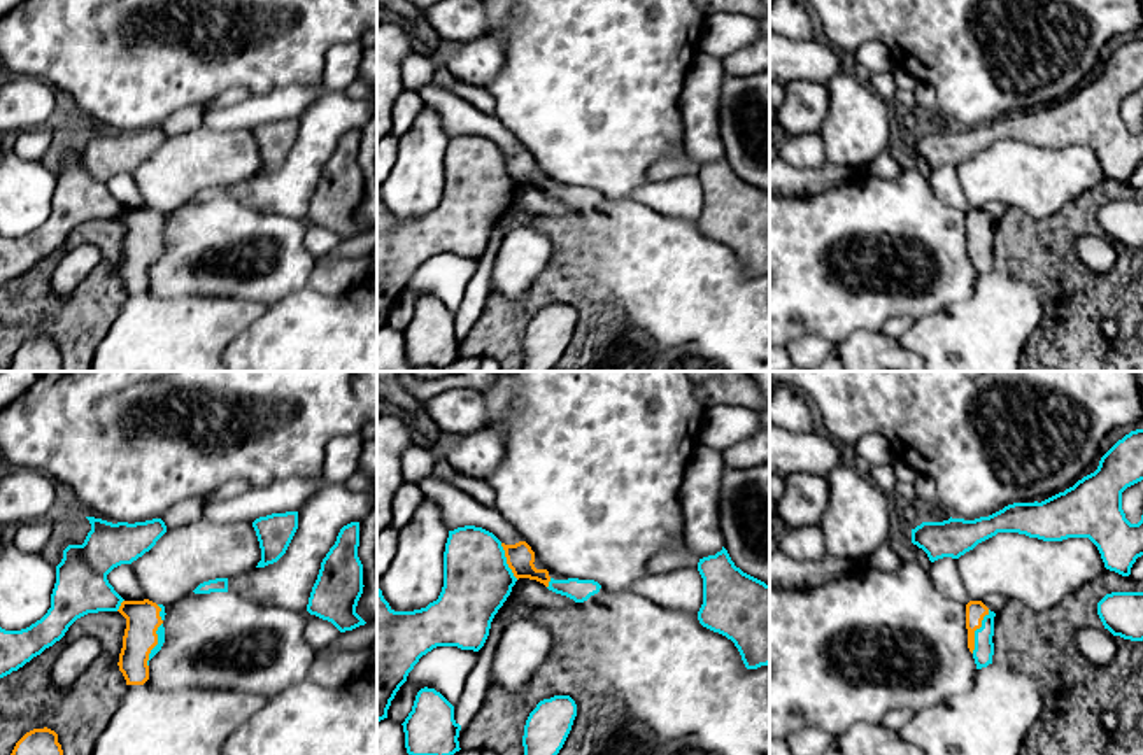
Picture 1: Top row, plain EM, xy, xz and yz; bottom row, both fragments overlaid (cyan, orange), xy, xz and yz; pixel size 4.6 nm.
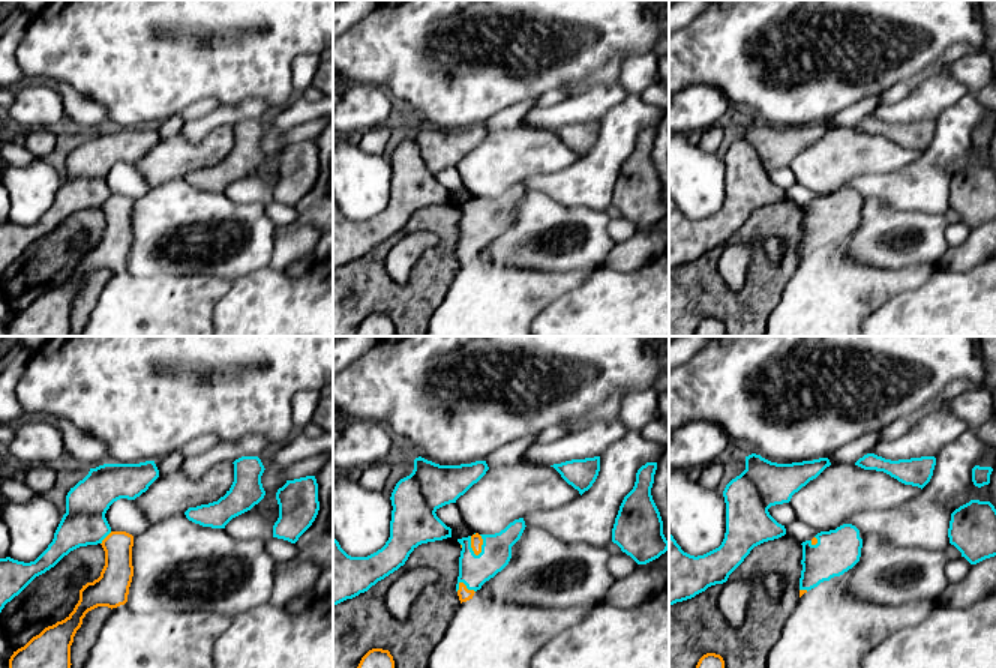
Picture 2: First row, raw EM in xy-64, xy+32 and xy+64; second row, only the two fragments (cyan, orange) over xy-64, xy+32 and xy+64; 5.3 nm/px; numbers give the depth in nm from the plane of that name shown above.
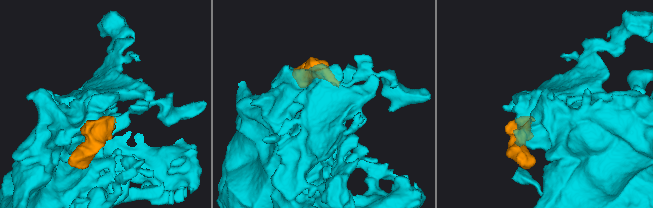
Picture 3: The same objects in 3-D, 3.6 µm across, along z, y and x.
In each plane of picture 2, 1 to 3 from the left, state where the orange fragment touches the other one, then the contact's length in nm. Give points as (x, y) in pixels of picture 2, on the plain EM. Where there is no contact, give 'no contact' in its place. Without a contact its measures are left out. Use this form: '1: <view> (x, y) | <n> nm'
1: xy-64 (105, 200) | 90 nm
2: xy+32 (470, 210) | 120 nm
3: xy+64 (818, 206) | 60 nm

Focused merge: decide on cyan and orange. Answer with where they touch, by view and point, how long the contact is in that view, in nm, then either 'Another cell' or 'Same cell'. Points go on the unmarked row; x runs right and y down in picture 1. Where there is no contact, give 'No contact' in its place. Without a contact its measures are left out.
Touches cyan at xy (158, 244). Shared border 300 nm. Same cell

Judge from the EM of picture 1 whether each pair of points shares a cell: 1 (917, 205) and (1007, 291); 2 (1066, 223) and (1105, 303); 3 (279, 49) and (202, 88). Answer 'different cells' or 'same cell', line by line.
1: different cells
2: same cell
3: same cell

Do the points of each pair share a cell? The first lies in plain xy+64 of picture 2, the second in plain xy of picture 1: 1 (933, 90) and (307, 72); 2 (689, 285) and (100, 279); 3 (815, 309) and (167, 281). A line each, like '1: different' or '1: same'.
1: different
2: same
3: different

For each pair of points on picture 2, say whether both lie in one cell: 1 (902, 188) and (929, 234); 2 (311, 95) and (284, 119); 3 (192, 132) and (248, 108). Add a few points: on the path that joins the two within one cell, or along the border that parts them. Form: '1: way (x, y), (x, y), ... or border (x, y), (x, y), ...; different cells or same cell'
1: border (881, 197), (899, 209), (944, 215); different cells
2: border (311, 101), (317, 102); different cells
3: way (206, 125), (216, 117), (234, 114); same cell

